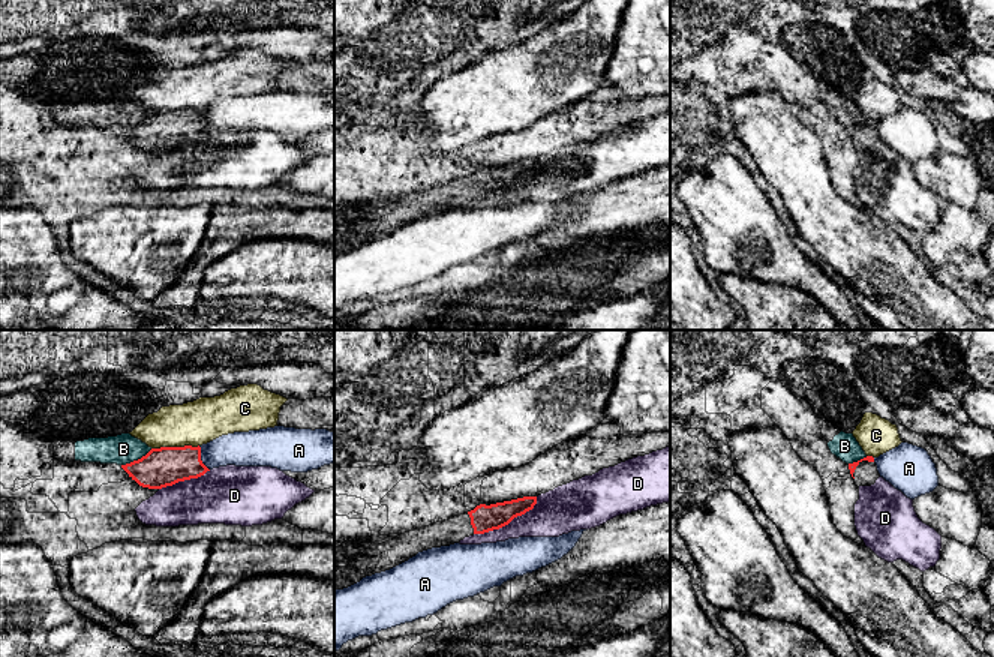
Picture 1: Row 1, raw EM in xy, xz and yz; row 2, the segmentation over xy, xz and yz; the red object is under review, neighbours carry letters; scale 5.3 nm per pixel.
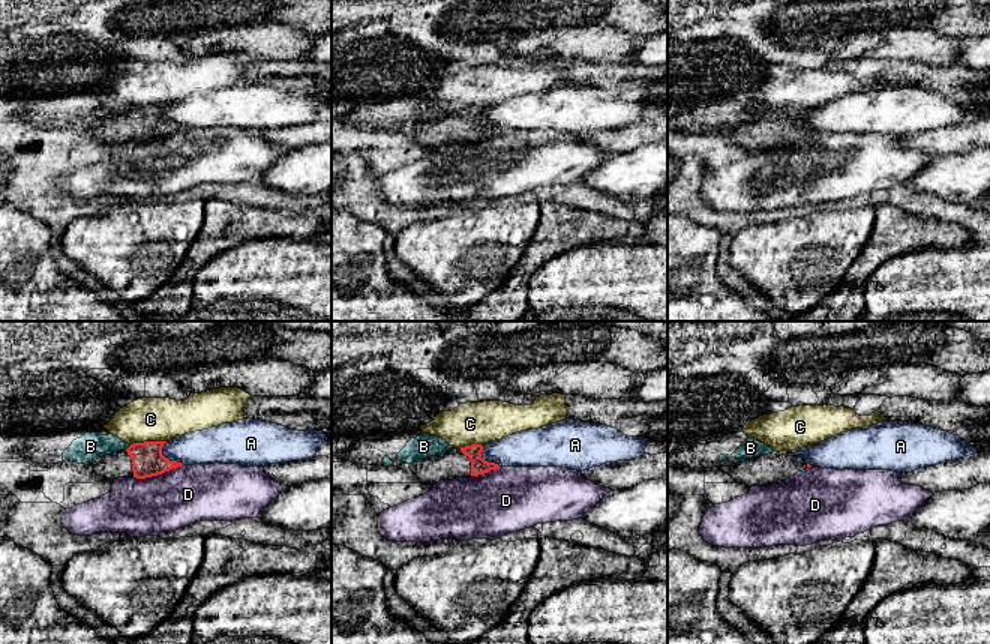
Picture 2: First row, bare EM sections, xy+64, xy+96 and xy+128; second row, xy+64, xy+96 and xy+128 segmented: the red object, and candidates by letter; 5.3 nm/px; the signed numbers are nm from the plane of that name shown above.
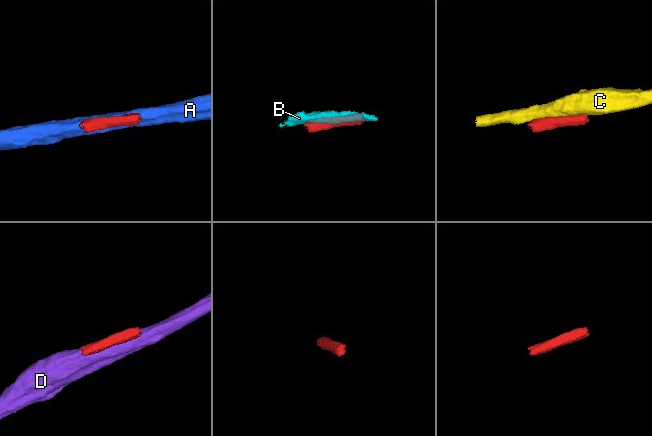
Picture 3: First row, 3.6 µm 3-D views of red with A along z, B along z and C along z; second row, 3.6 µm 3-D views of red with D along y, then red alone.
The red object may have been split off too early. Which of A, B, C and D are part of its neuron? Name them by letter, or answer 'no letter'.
no letter

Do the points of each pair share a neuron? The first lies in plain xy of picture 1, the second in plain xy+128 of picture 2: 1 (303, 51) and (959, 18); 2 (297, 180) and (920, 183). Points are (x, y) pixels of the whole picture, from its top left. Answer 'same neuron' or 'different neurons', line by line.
1: different neurons
2: same neuron

